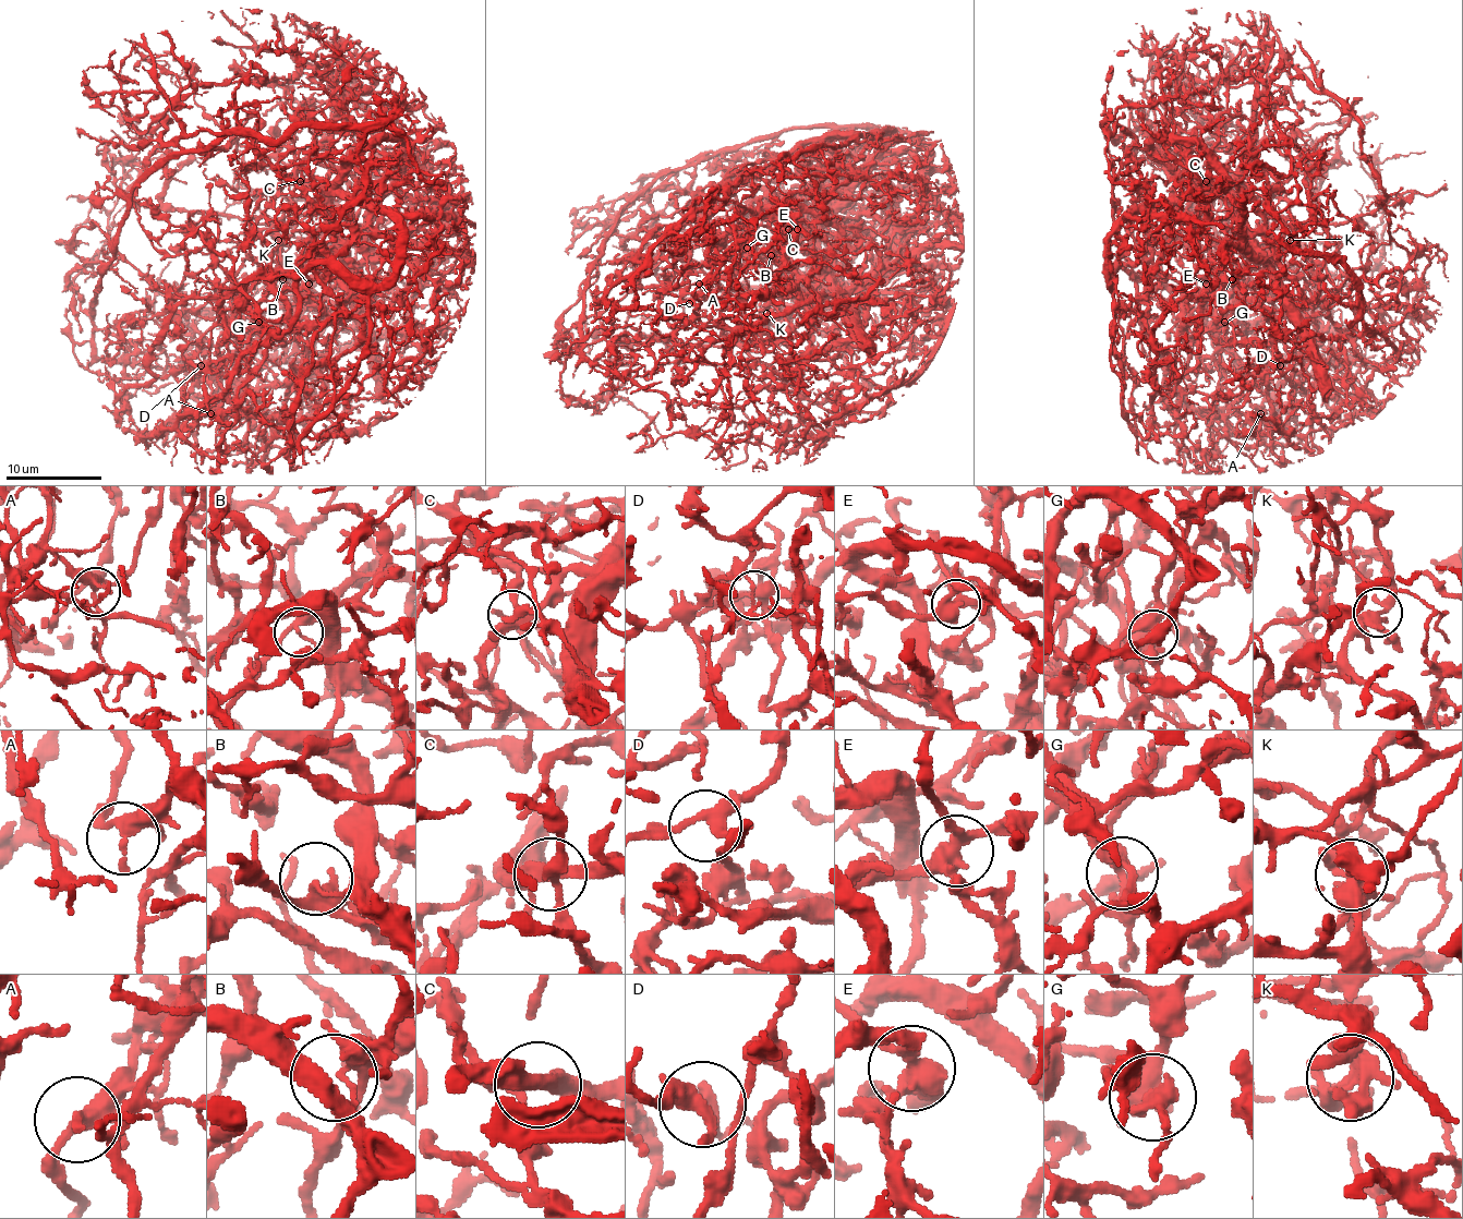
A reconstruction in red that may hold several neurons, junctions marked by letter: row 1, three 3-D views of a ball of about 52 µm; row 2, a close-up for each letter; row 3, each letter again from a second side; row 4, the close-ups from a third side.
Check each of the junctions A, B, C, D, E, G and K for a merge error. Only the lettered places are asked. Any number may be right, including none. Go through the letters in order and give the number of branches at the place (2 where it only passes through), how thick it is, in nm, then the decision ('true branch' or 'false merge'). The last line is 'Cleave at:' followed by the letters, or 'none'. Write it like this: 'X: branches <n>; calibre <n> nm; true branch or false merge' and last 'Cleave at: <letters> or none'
A: branches 3; calibre 280 nm; true branch
B: branches 4; calibre 240 nm; true branch
C: branches 5; calibre 320 nm; true branch
D: branches 5; calibre 320 nm; true branch
E: branches 4; calibre 400 nm; true branch
G: branches 4; calibre 360 nm; true branch
K: branches 5; calibre 320 nm; true branch
Cleave at: none

